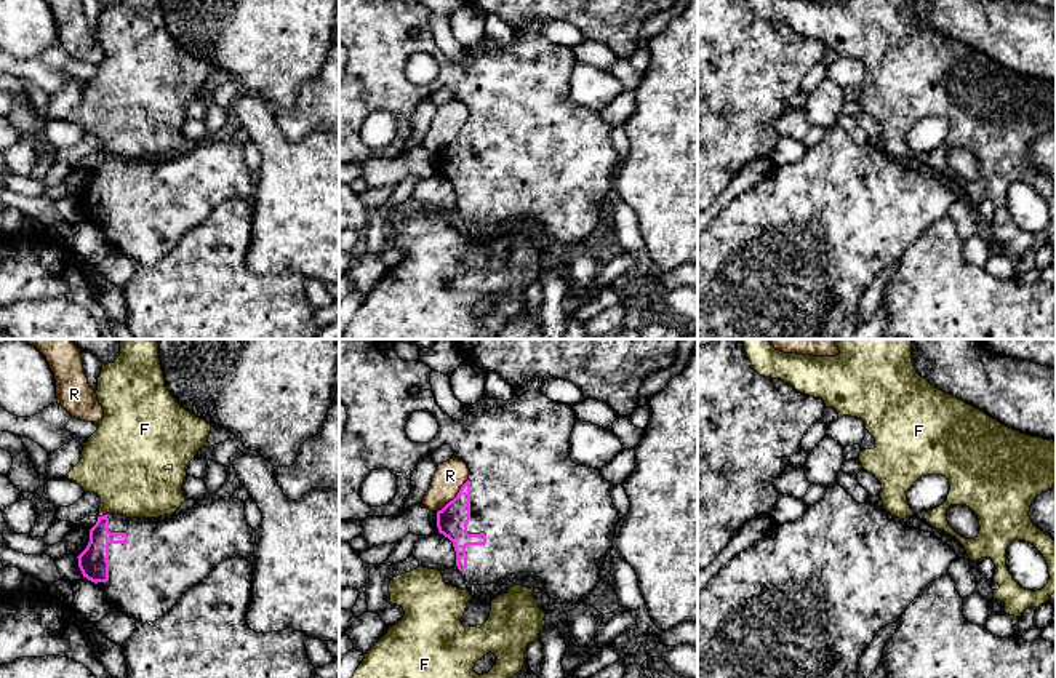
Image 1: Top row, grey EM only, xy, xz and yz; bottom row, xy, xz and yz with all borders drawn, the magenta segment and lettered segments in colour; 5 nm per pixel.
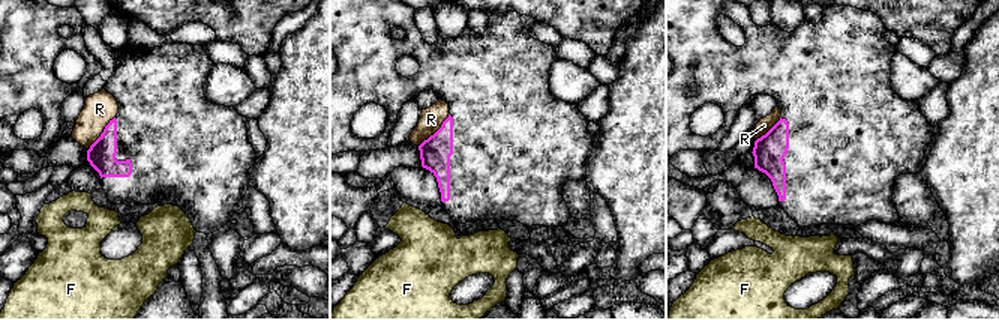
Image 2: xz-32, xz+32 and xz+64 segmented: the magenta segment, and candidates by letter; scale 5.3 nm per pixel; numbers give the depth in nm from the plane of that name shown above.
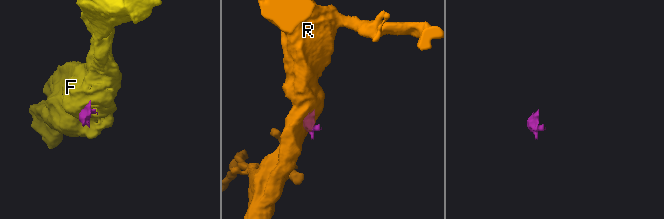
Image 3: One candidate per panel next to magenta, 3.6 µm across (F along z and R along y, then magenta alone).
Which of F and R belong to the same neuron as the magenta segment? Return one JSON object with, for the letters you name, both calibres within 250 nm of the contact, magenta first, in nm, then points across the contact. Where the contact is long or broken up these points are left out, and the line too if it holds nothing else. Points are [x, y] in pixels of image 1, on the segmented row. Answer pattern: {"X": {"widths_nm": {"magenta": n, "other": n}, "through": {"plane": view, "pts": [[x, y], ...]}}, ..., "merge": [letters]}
{"merge": []}

